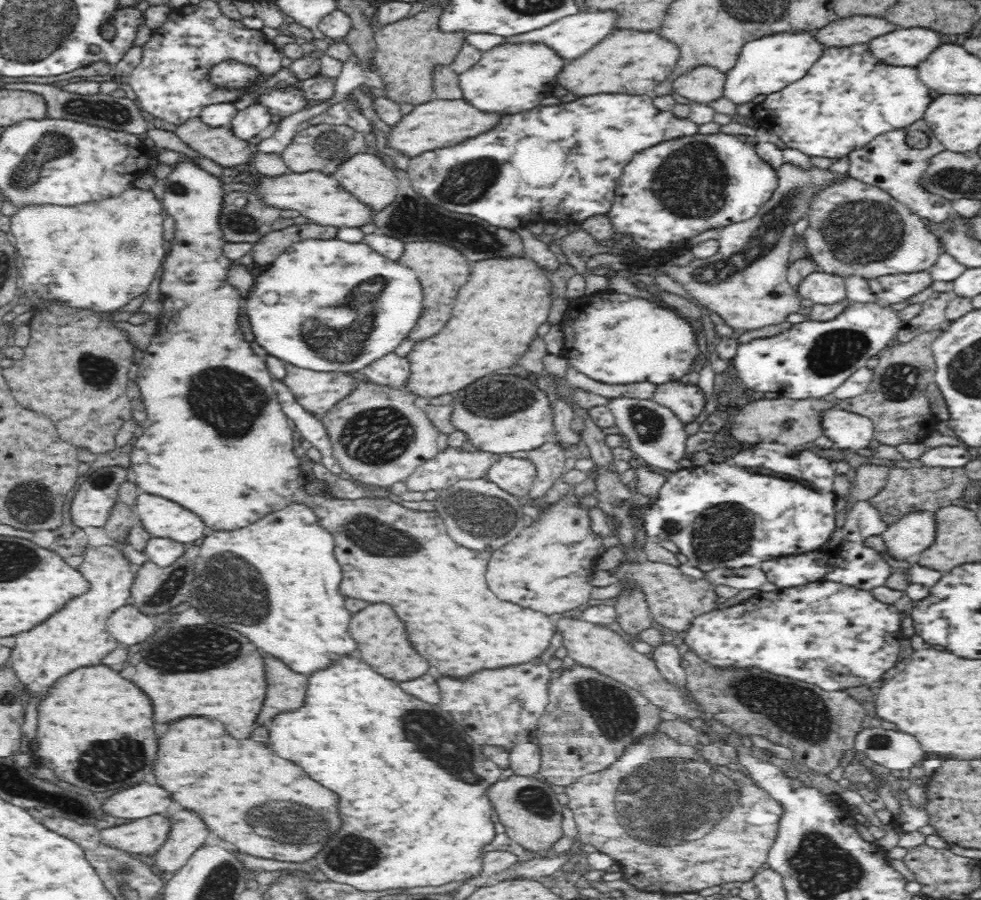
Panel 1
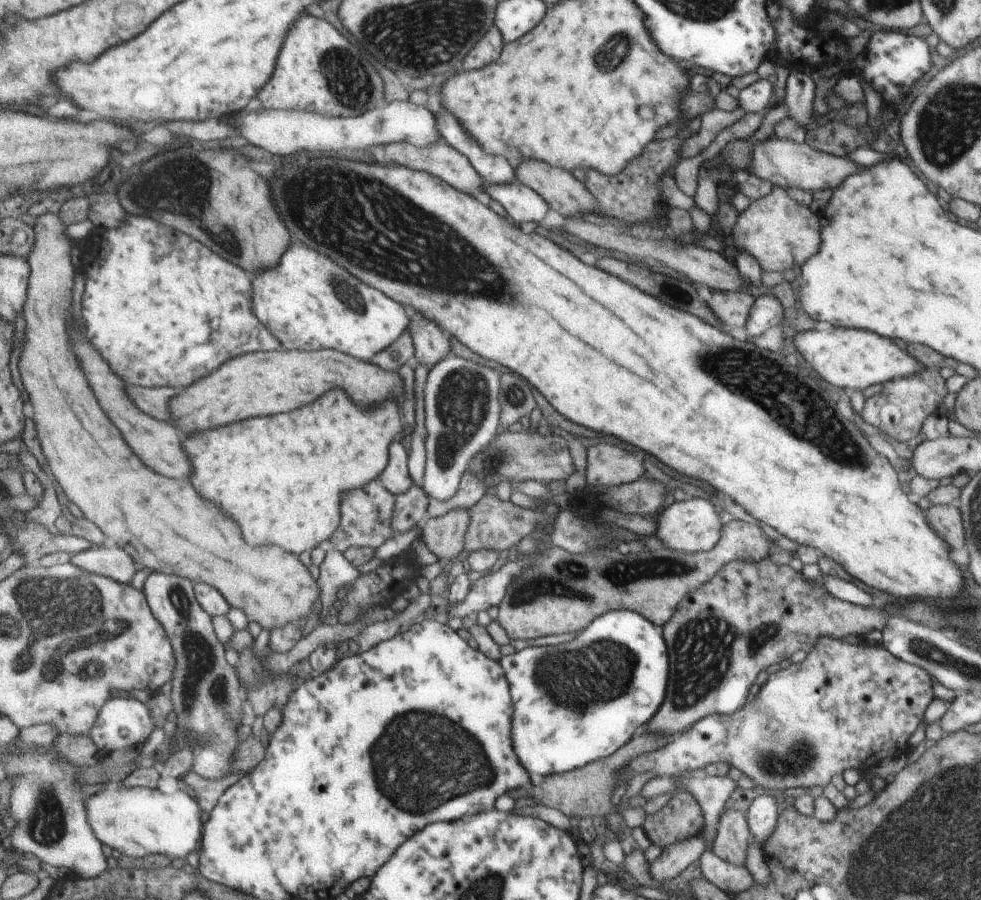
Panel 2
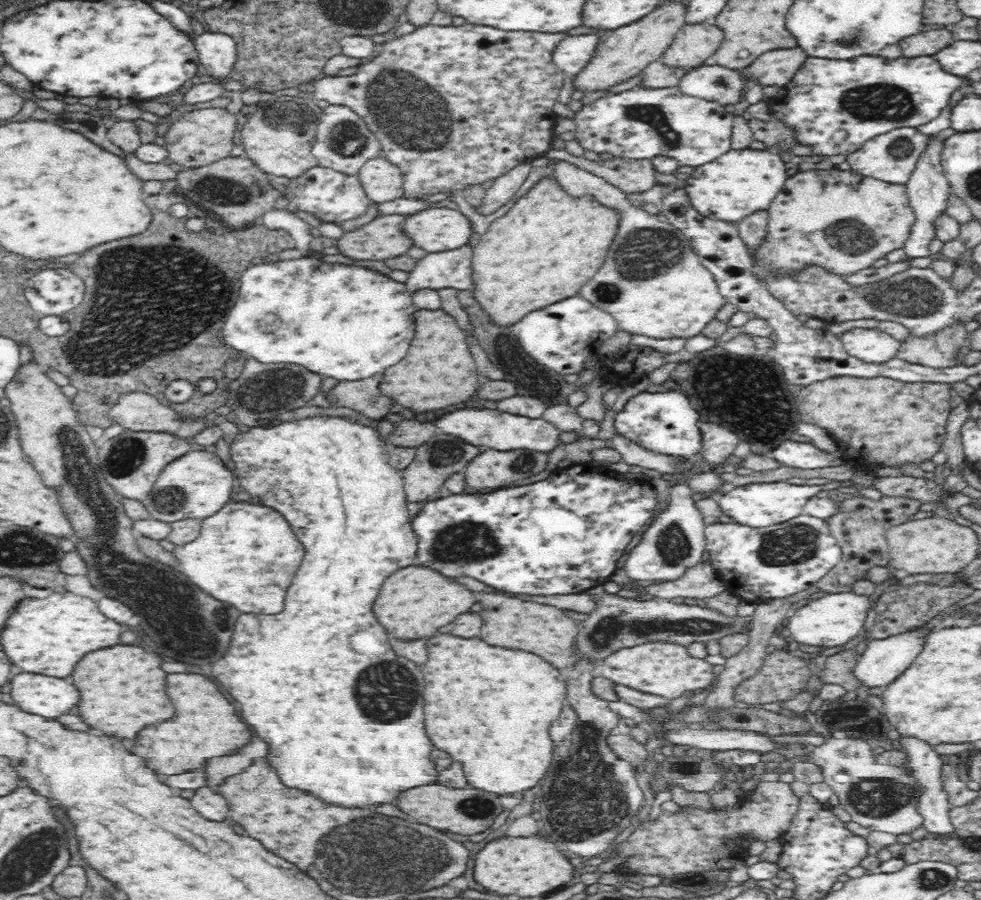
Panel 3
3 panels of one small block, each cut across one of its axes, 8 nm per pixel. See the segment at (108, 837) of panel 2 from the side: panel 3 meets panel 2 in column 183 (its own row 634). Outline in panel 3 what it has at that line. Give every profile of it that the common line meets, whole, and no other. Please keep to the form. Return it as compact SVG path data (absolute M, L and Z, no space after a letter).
M853 591L826 593L824 598L810 600L809 603L805 602L800 608L796 608L785 623L785 631L789 640L806 646L844 646L867 628L871 611L870 601L866 595L858 595Z

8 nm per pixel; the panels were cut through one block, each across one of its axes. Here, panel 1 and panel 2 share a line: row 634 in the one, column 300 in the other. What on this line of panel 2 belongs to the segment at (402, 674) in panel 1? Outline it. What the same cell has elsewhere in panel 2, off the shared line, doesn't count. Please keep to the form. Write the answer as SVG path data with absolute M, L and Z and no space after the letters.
M333 349L257 351L223 364L217 372L199 380L187 388L185 394L171 400L171 408L175 420L183 424L187 434L191 434L199 428L209 430L245 418L291 412L315 402L335 388L349 392L355 404L371 406L389 398L397 400L397 396L402 400L403 381L397 371L385 370L379 365Z

